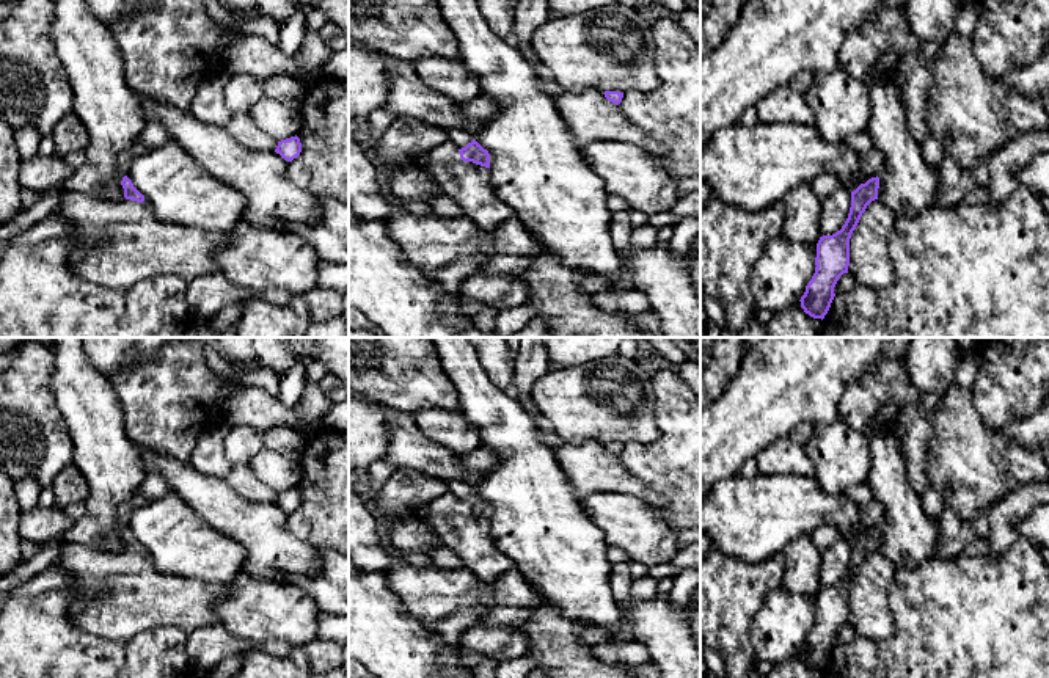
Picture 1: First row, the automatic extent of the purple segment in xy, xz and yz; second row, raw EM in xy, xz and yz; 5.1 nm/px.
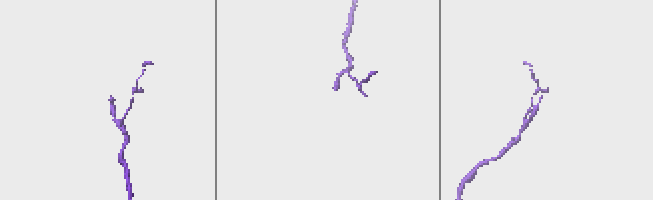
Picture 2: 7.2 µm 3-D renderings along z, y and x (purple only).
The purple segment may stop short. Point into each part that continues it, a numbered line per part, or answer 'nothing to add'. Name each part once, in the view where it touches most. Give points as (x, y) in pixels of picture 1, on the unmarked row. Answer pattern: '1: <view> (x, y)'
1: xz (468, 535)

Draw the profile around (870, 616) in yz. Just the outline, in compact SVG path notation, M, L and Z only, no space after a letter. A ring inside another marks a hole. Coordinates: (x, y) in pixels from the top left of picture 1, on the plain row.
M879 551L867 557L850 590L848 625L856 636L884 640L894 632L894 615L887 601L894 573L894 562Z

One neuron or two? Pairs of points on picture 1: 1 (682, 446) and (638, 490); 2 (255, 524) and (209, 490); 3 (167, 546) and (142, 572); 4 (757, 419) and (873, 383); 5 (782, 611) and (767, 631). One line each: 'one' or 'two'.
1: two
2: one
3: two
4: two
5: one

